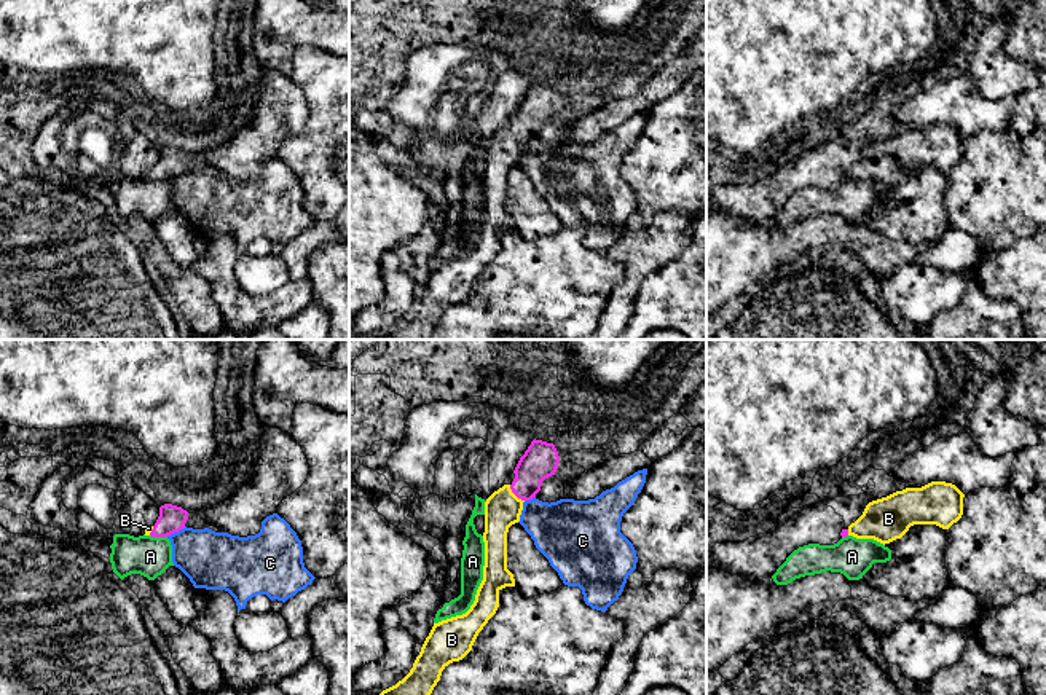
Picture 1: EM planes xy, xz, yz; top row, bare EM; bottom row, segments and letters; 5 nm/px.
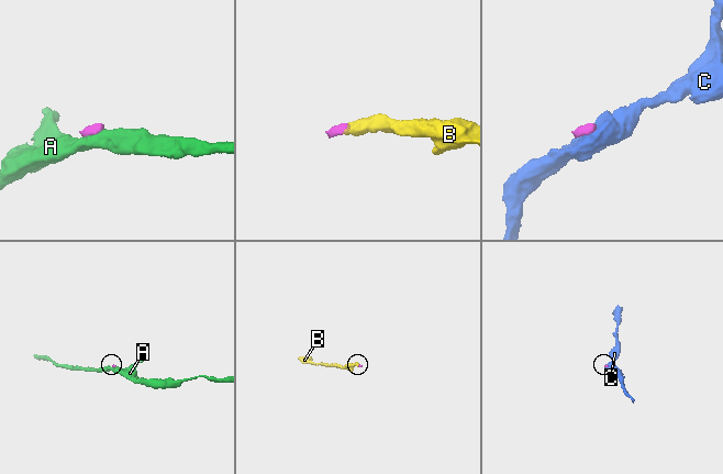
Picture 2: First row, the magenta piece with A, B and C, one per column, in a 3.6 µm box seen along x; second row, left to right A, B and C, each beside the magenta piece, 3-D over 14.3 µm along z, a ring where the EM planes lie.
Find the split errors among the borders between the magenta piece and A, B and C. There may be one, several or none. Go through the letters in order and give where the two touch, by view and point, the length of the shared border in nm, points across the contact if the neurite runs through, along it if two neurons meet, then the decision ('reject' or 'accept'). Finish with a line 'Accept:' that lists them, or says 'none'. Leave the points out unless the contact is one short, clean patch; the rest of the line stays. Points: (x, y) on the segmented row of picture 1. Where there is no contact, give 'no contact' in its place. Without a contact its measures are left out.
A: xy (158, 536) | 90 nm | along xy (150, 534), (166, 537) | reject
B: xz (515, 494) | 120 nm | across xz (541, 459), (515, 494), (503, 509) | accept
C: xy (176, 531) | 120 nm | along xy (185, 526), (166, 536) | reject
Accept: B

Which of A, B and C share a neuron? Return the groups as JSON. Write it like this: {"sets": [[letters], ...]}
{"sets": [["A"], ["B"], ["C"]]}

